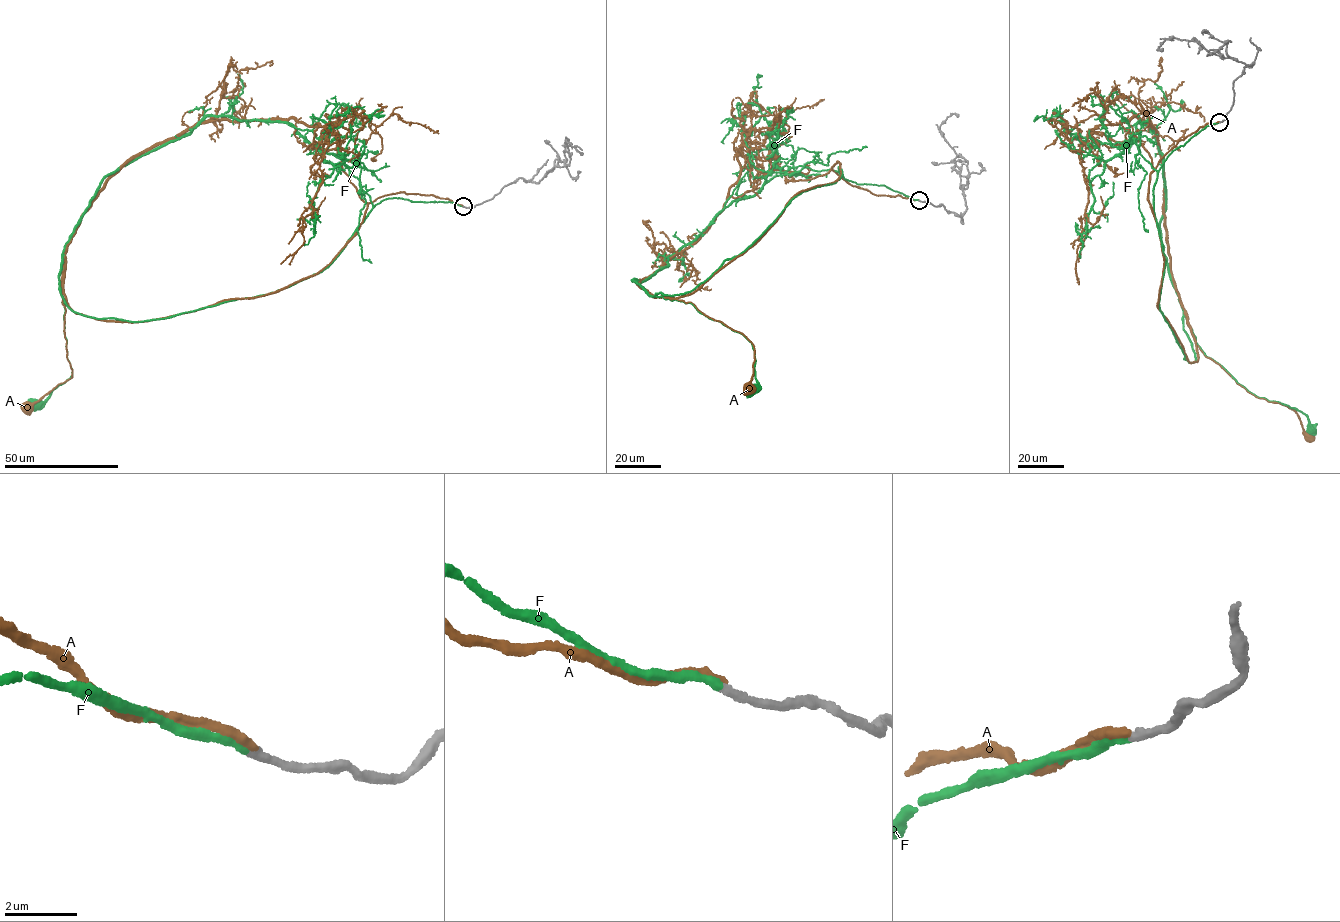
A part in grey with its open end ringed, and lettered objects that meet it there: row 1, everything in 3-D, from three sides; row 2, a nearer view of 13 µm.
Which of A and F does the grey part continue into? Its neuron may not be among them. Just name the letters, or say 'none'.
F

